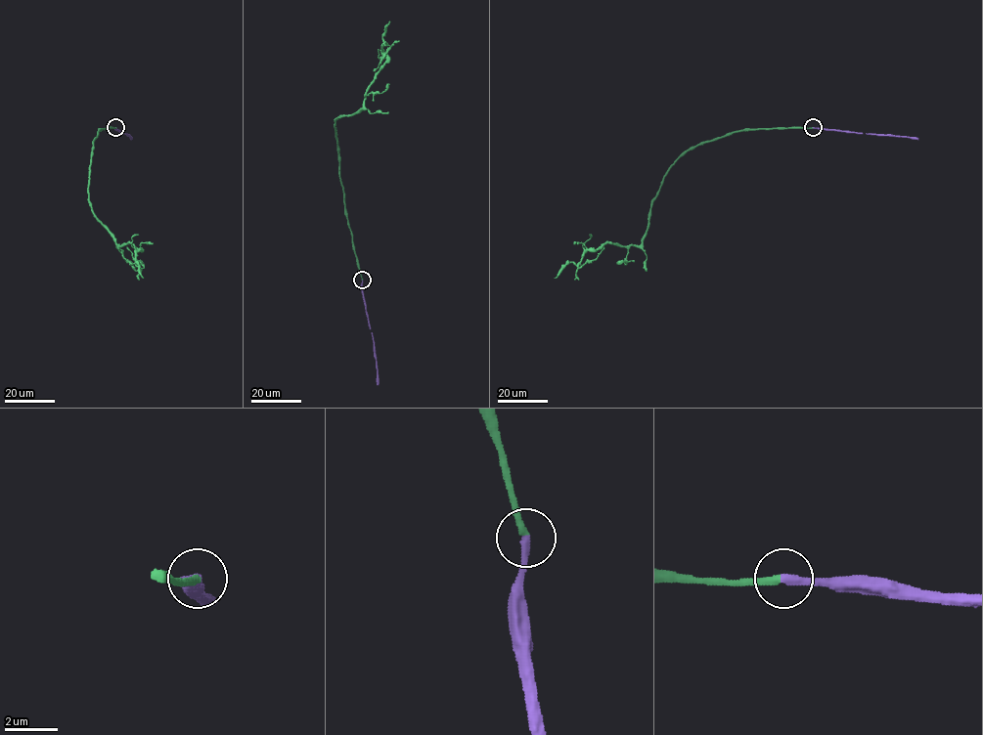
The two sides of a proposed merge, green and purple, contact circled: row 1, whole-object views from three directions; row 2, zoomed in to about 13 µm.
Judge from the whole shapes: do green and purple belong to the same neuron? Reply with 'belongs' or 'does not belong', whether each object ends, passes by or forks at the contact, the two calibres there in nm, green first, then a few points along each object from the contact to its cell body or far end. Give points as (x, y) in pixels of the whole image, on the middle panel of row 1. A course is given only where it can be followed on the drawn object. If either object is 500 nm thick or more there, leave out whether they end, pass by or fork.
belongs; green ends there; purple ends there; 280 nm thick on the green side, 320 nm on the other; green runs (362, 280), (340, 178), (335, 121), (363, 107), (367, 88), (384, 63), (382, 47), (388, 45), (374, 70); purple runs (362, 280), (378, 385)

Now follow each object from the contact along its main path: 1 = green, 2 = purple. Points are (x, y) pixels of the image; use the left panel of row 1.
1: (115, 128), (101, 129), (94, 140), (88, 200), (116, 245), (140, 249), (136, 263), (142, 268), (127, 246)
2: (115, 128), (131, 139)

